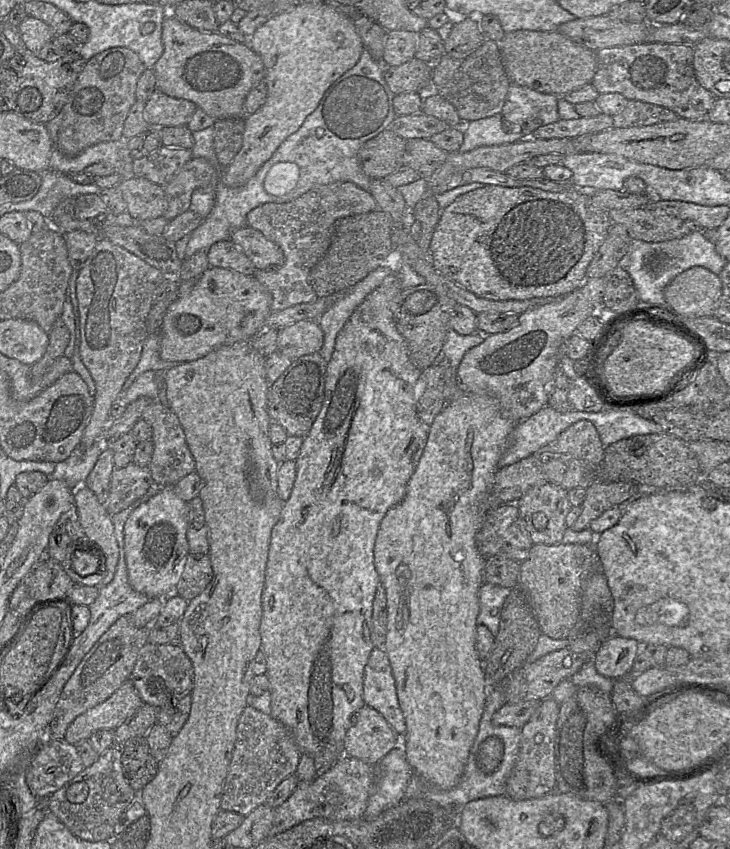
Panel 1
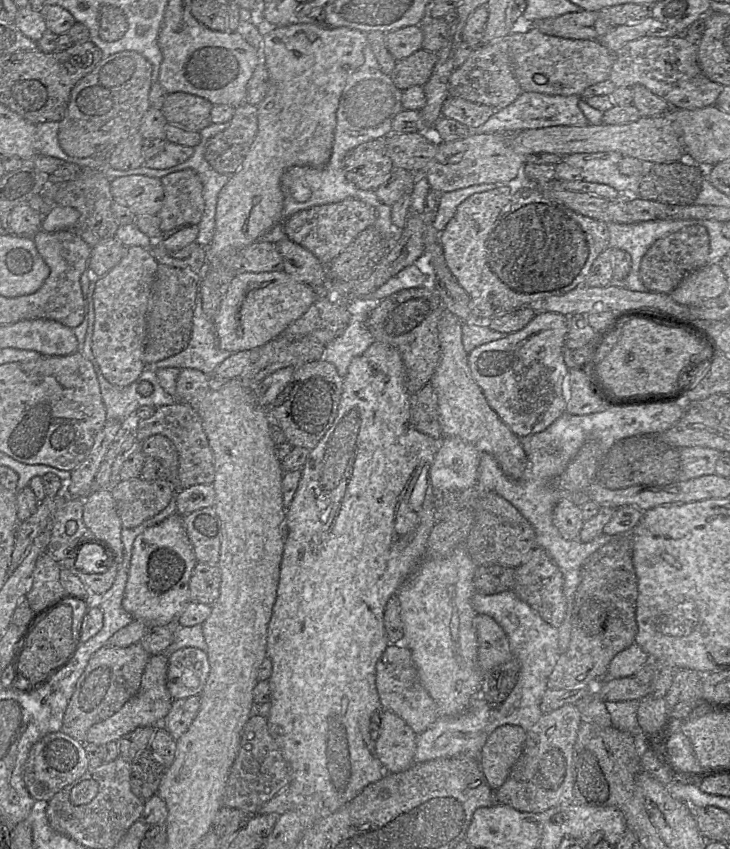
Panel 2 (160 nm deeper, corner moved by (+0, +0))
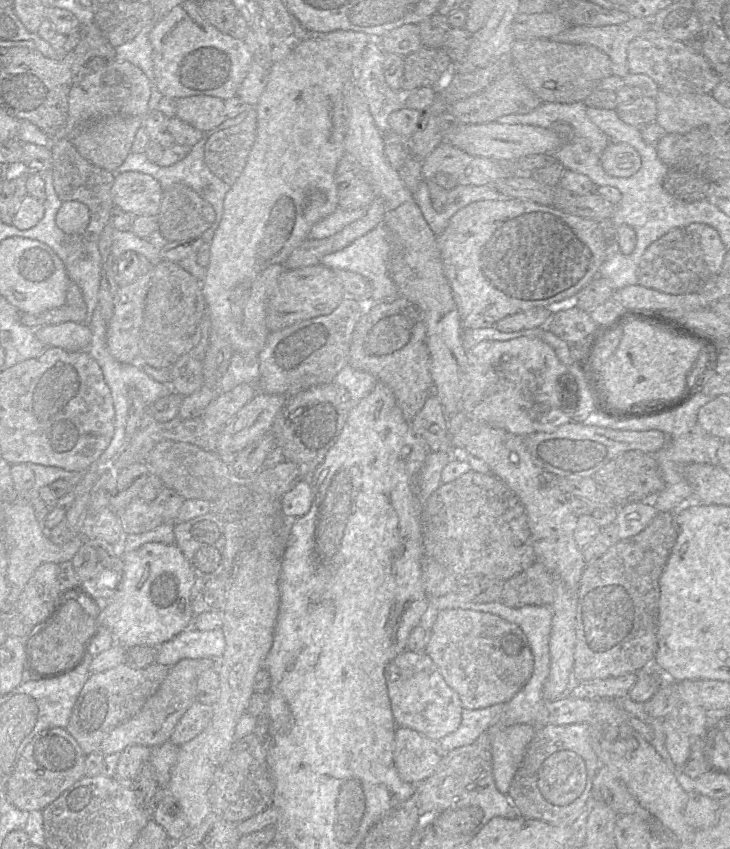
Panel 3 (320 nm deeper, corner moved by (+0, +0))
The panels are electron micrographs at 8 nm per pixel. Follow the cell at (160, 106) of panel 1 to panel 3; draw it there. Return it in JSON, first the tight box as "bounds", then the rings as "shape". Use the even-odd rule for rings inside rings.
{"bounds":[176,95,226,131],"shape":[[[191,95],[176,100],[176,117],[198,130],[207,131],[226,118],[224,100],[209,95]]]}

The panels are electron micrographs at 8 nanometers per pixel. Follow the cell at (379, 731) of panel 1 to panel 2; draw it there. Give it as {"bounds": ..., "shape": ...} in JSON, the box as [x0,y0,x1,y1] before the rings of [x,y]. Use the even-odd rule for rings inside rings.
{"bounds":[373,711,417,773],"shape":[[[379,711],[379,734],[373,752],[387,773],[398,773],[414,765],[417,734],[390,711]]]}

